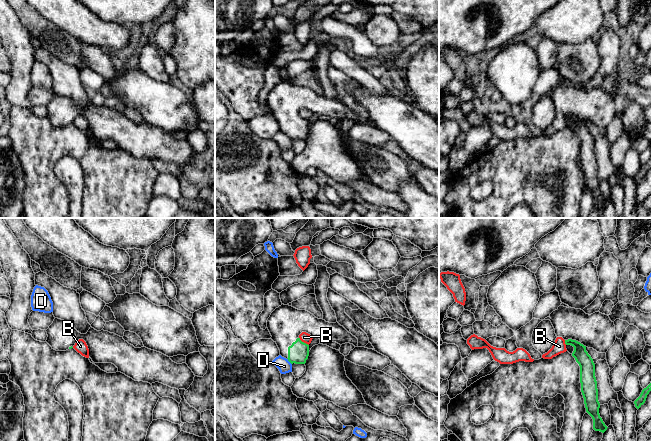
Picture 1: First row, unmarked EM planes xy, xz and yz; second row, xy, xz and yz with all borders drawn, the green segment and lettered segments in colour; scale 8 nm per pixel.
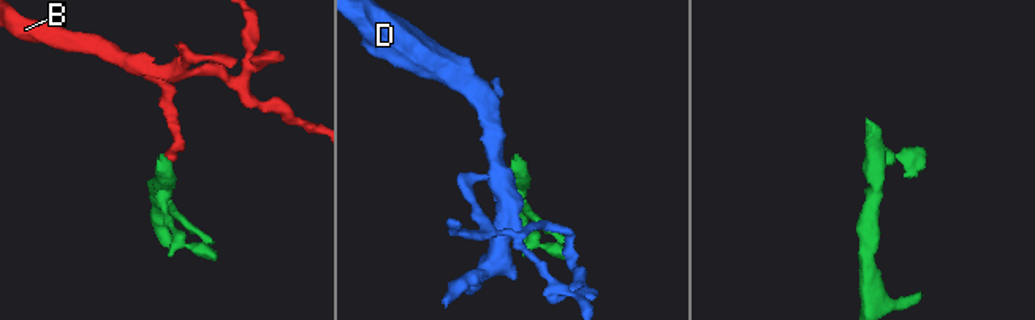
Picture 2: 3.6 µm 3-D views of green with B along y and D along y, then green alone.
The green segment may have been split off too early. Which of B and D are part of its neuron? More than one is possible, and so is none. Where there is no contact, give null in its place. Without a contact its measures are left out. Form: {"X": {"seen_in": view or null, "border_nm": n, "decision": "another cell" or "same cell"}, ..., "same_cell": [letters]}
{"B": {"seen_in": "xz", "border_nm": 100, "decision": "another cell"}, "D": {"seen_in": "xz", "border_nm": 70, "decision": "another cell"}, "same_cell": []}

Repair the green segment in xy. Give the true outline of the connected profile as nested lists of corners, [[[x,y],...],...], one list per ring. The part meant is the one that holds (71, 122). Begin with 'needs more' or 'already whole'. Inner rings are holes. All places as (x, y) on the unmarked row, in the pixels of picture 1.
needs more; [[[55,94],[46,108],[46,118],[52,125],[66,127],[83,115],[94,139],[112,139],[118,148],[135,157],[159,158],[178,166],[187,166],[194,157],[195,151],[186,139],[177,140],[170,133],[144,122],[135,124],[123,113],[108,107],[90,103],[86,110],[81,110],[69,98]]]

